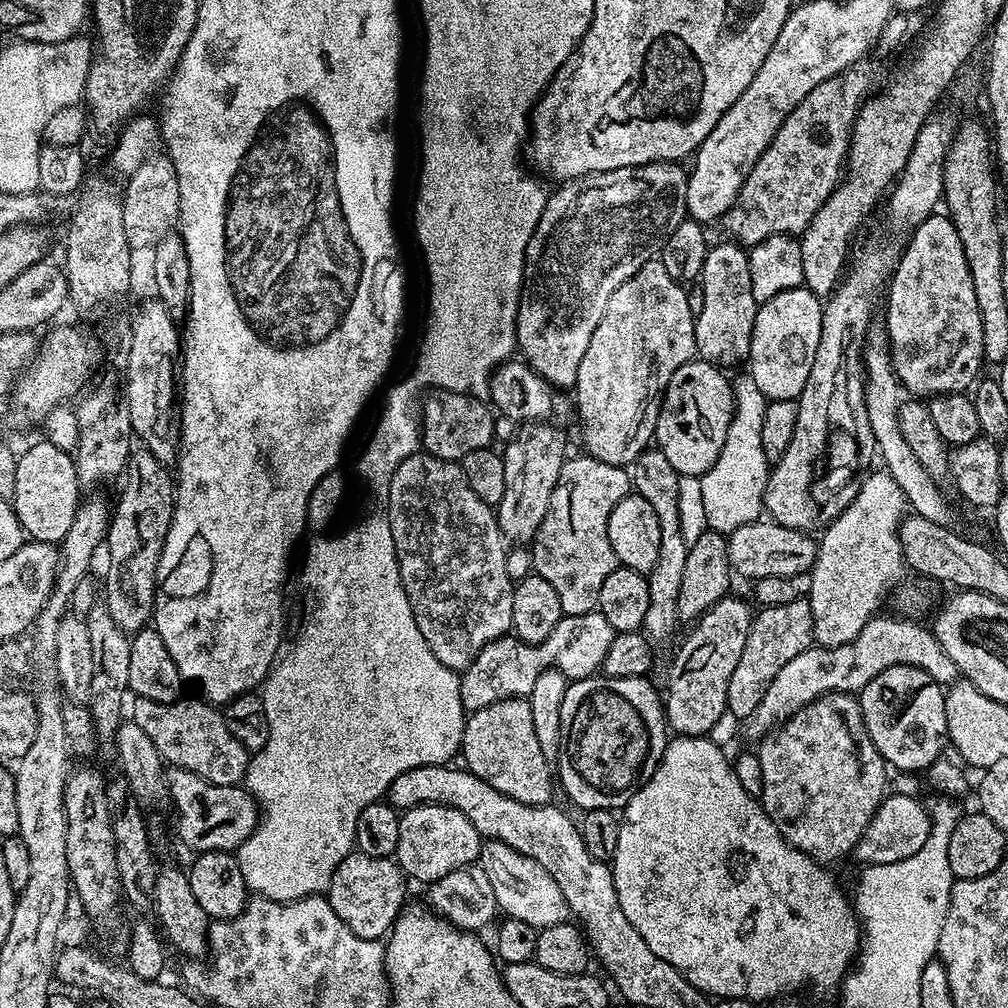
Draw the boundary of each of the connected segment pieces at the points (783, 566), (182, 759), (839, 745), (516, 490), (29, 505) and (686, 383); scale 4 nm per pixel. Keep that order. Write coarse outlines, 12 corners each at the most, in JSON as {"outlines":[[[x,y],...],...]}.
{"outlines":[[[771,518],[728,536],[733,573],[808,572],[817,541]],[[130,704],[160,757],[215,784],[239,785],[249,751],[217,705]],[[831,692],[758,747],[768,819],[851,853],[888,784],[859,699]],[[552,422],[525,427],[502,452],[505,537],[531,545],[566,459]],[[19,453],[11,504],[29,537],[62,541],[80,509],[73,453]],[[694,358],[664,392],[654,440],[681,477],[722,454],[732,380]]]}

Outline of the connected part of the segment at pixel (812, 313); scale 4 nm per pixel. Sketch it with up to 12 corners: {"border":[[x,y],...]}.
{"border":[[803,286],[759,305],[748,374],[799,399],[821,341]]}

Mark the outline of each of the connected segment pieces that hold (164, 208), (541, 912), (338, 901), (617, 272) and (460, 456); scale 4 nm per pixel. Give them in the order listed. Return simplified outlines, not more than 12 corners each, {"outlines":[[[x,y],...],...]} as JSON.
{"outlines":[[[147,156],[122,188],[122,226],[134,250],[178,224],[172,159]],[[484,840],[497,909],[537,930],[569,919],[558,882],[534,858]],[[353,850],[326,898],[358,938],[380,940],[406,907],[395,859]],[[689,173],[565,180],[526,246],[519,355],[575,389],[614,290],[689,219]],[[432,390],[418,408],[423,451],[462,462],[493,447],[481,397]]]}

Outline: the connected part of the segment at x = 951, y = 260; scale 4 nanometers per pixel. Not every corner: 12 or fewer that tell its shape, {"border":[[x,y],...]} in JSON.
{"border":[[930,215],[886,286],[896,378],[967,393],[985,363],[962,238]]}

